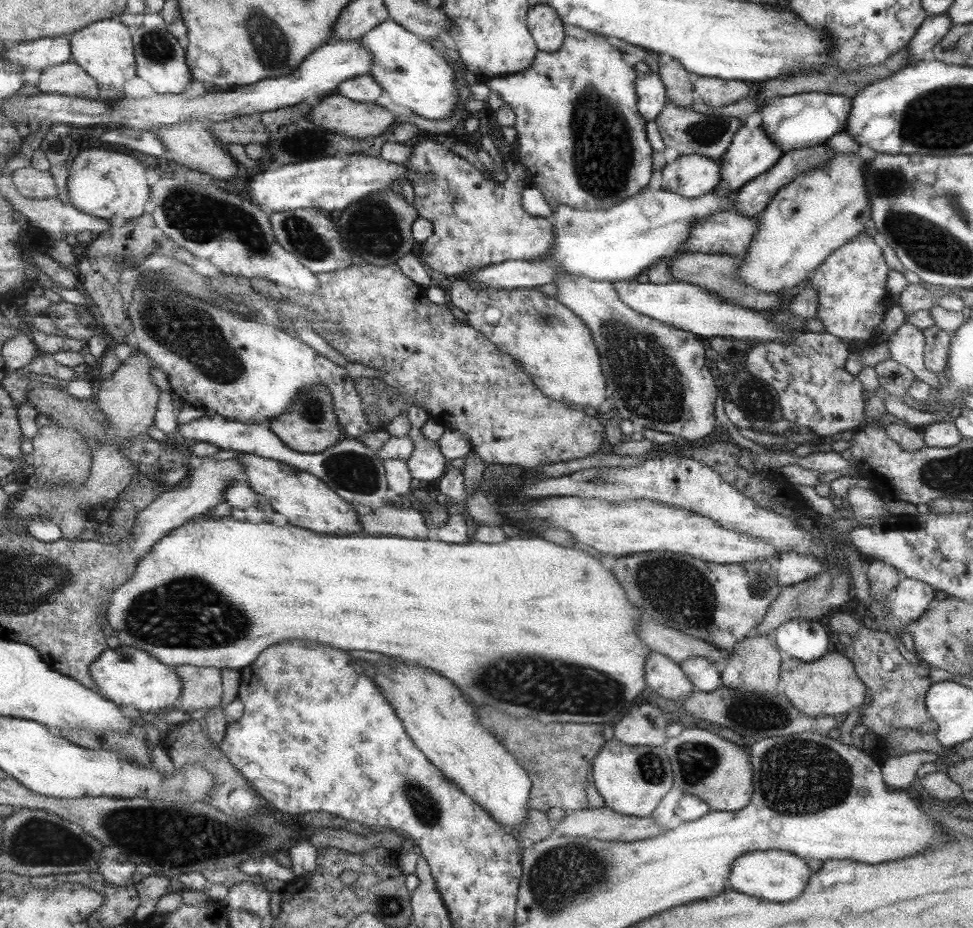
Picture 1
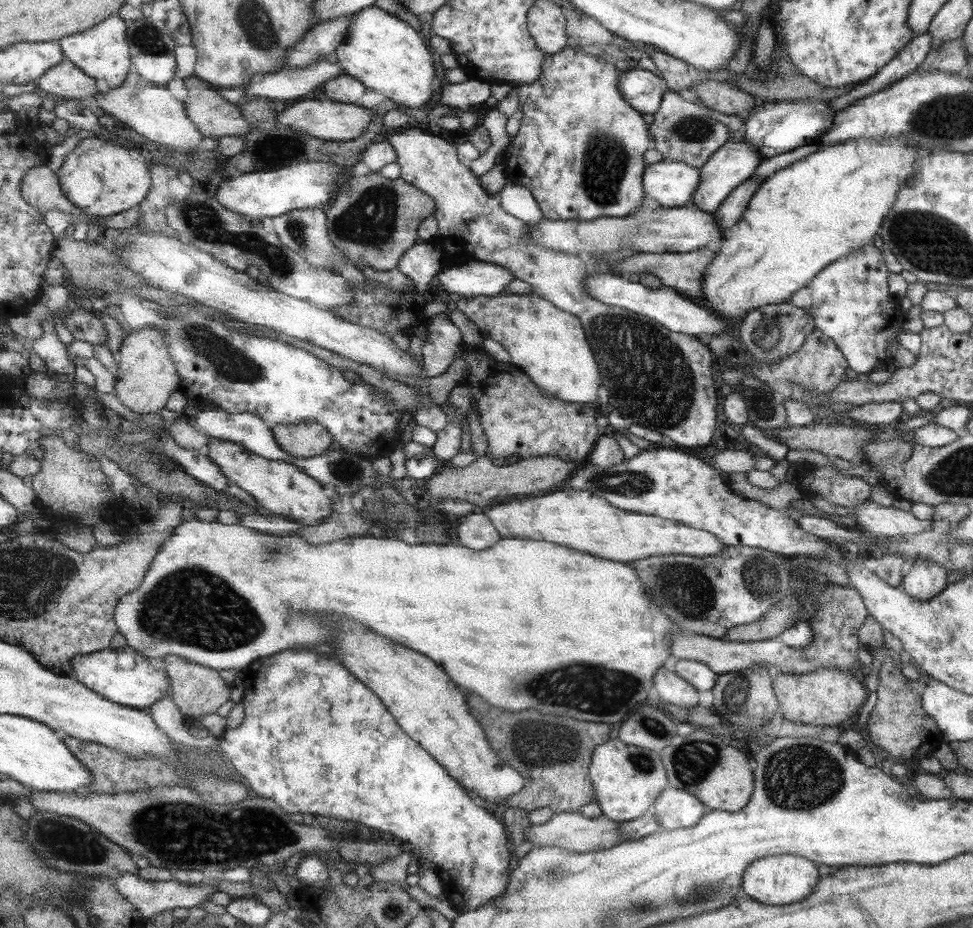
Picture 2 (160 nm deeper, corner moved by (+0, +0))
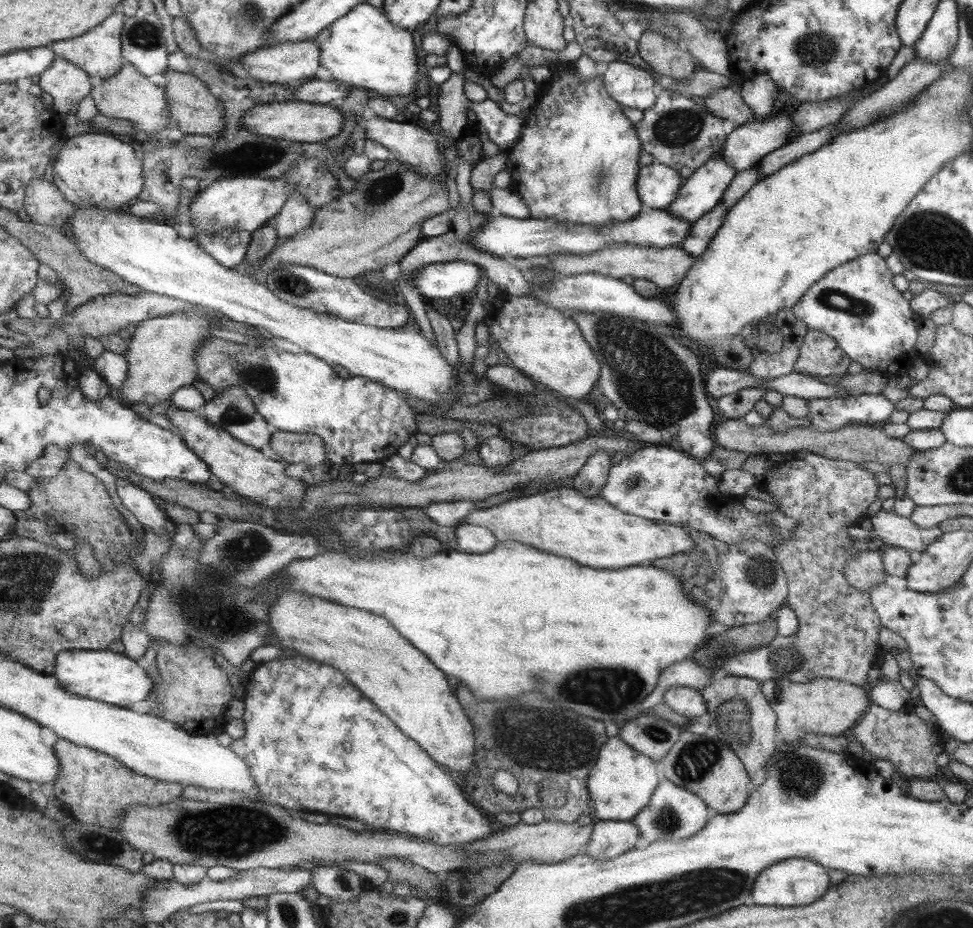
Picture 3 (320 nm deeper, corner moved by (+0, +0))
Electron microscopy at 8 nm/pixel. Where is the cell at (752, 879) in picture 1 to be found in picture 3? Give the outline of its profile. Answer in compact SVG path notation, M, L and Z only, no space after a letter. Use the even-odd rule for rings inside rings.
M787 858L762 870L752 885L752 899L755 905L776 907L805 906L815 902L829 889L828 869L815 861L802 858Z

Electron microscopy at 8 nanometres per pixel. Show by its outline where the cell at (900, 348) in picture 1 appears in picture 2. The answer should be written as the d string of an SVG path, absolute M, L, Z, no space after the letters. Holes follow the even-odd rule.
M873 245L861 247L857 253L832 262L792 295L789 303L802 308L813 319L814 328L832 340L848 368L857 373L869 373L876 366L887 364L889 343L899 344L915 358L919 354L920 334L902 329L905 316L887 292L887 268Z

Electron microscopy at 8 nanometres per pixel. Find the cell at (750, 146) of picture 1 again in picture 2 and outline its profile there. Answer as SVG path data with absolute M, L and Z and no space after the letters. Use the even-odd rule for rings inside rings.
M735 134L733 138L729 138L725 142L725 146L716 150L707 158L704 165L698 168L700 170L700 180L692 194L690 205L695 205L698 210L709 212L709 215L711 215L731 190L752 176L753 169L760 164L761 159L763 158L760 158L758 152L750 144L744 142L742 136Z

